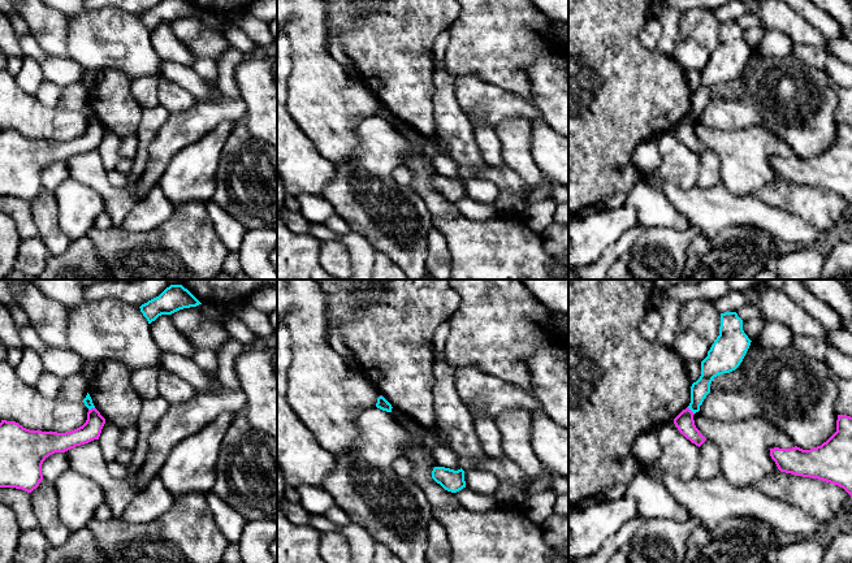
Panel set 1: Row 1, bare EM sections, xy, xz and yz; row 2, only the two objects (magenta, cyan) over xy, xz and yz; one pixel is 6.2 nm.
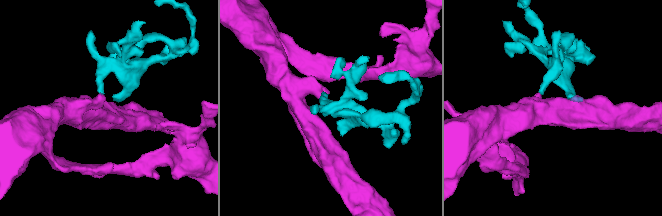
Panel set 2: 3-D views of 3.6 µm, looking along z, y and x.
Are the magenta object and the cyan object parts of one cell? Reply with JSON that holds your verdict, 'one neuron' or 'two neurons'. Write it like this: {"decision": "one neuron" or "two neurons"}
{"decision": "two neurons"}

